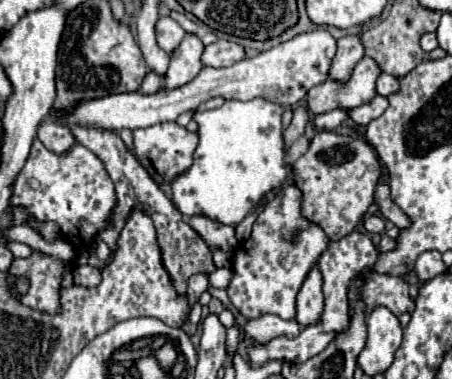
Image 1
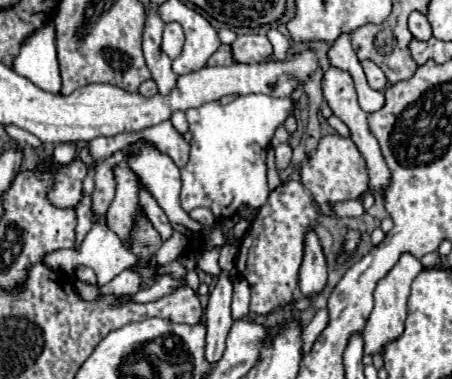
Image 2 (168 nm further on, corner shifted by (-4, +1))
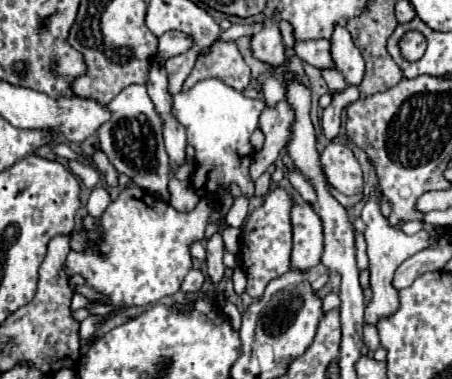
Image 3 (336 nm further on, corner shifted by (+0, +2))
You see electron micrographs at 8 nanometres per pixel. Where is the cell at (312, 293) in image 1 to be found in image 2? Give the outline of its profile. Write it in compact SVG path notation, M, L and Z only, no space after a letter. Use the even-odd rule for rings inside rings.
M310 229L304 237L304 257L300 265L298 285L304 295L316 295L326 285L326 259L314 229Z

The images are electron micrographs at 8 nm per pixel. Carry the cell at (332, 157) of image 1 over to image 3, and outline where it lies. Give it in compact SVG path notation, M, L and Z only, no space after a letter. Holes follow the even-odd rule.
M332 140L320 154L320 166L326 182L338 192L346 196L362 192L362 168L346 144Z

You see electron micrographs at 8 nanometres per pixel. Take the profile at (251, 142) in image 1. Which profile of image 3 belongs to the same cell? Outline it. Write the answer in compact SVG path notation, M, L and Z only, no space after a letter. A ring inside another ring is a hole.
M208 78L198 82L188 92L178 92L174 96L172 114L186 128L188 142L196 150L196 170L202 172L204 188L196 194L200 198L210 198L218 202L224 194L230 192L230 186L236 184L242 190L242 196L254 198L254 180L250 178L250 164L254 148L250 144L252 132L258 128L260 114L264 112L266 102L260 98L246 98L242 92L226 86L222 80Z

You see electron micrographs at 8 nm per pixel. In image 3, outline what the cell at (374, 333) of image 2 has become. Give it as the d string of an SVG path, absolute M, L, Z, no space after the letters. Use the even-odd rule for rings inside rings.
M372 196L364 210L362 210L362 220L366 222L366 242L368 242L368 258L370 258L370 286L372 286L372 300L366 304L366 316L364 322L376 326L378 320L388 318L392 314L396 314L398 310L398 290L394 288L392 280L394 280L394 272L396 268L410 256L414 256L416 252L422 252L424 248L428 248L432 244L432 238L428 236L428 232L420 230L418 236L408 236L404 234L400 228L392 228L388 224L388 220L382 216L380 212L380 204L376 202L376 198Z

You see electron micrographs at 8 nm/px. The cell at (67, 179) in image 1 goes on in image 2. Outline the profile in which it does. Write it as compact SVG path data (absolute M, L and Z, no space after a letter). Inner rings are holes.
M76 159L70 165L64 165L62 169L54 171L48 167L40 167L44 171L50 171L54 175L54 187L48 193L48 199L56 207L76 207L82 199L82 179L86 177L86 165Z

